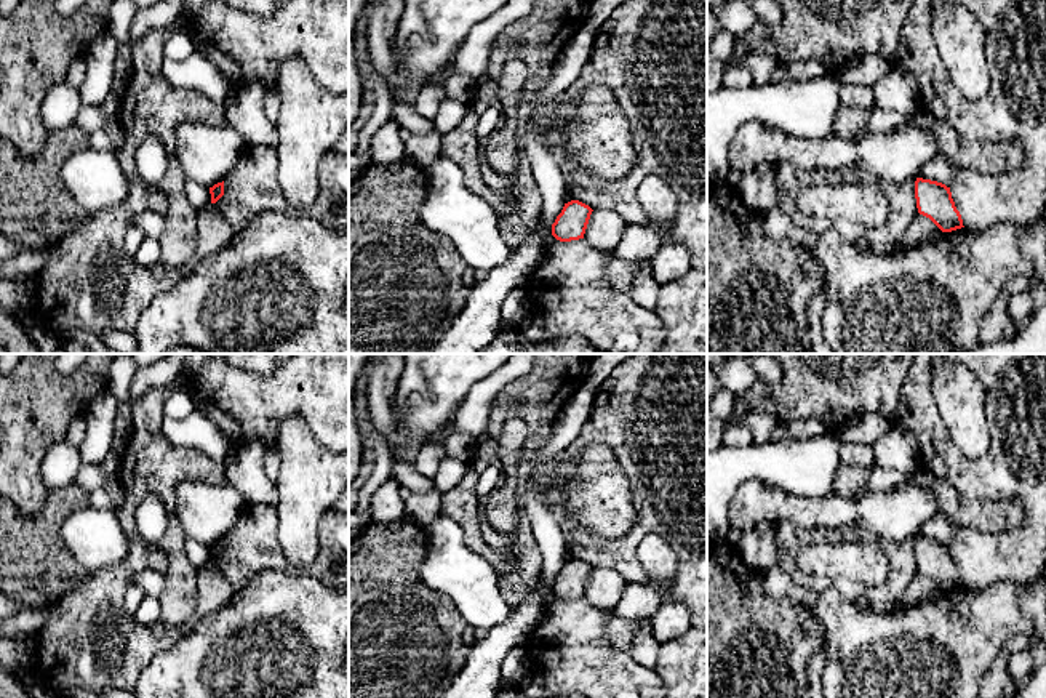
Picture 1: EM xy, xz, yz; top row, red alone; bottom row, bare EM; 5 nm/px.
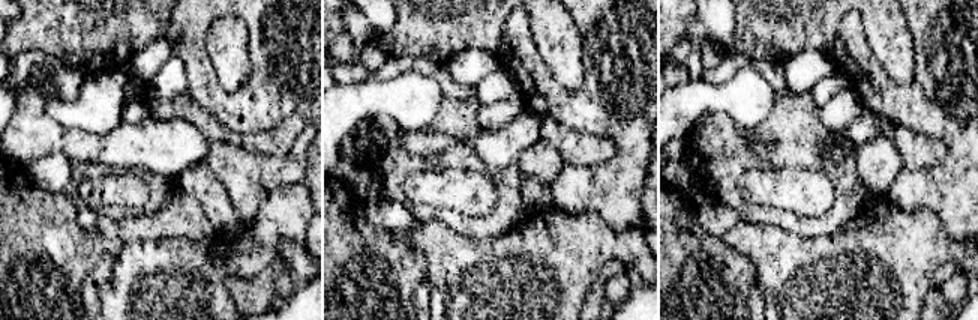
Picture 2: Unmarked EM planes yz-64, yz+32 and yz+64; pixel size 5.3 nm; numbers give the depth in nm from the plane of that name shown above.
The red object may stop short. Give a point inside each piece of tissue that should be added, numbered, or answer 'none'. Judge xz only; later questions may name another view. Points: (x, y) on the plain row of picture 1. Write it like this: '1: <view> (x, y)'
none

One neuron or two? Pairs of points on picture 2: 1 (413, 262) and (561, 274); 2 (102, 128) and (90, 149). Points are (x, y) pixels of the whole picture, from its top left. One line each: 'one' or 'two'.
1: two
2: two

